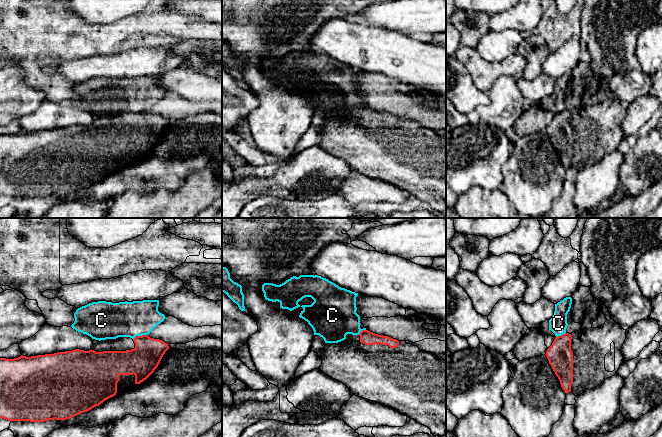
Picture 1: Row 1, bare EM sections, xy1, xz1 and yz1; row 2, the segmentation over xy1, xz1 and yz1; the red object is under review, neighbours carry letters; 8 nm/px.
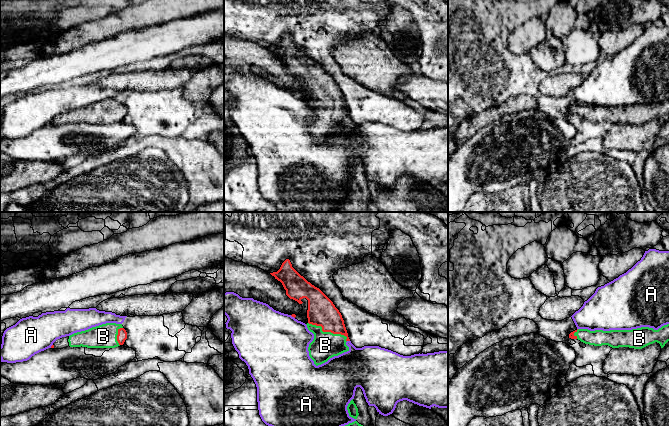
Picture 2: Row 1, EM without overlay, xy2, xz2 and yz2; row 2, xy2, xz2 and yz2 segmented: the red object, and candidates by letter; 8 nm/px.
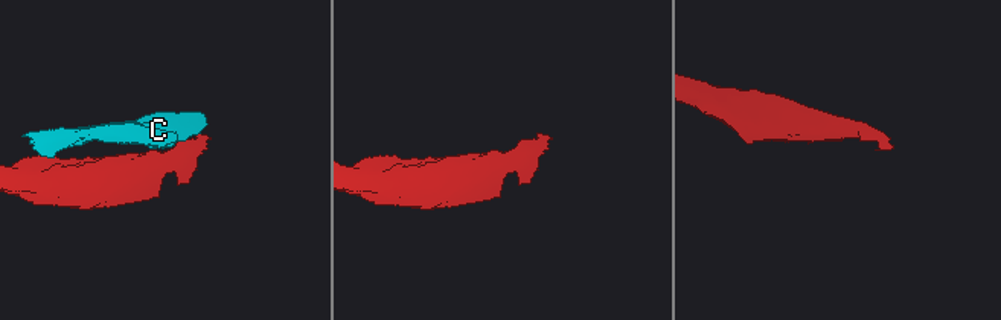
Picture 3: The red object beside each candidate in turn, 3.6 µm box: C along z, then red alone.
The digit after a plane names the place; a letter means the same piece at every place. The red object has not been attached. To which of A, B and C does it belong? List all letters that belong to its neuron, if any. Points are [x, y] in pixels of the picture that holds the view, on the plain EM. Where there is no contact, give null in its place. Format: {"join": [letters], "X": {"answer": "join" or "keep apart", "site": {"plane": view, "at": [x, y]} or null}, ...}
{"join": ["B"], "A": {"answer": "keep apart", "site": {"plane": "xz2", "at": [348, 116]}}, "B": {"answer": "join", "site": {"plane": "xz2", "at": [328, 107]}}, "C": {"answer": "keep apart", "site": {"plane": "xy1", "at": [140, 112]}}}

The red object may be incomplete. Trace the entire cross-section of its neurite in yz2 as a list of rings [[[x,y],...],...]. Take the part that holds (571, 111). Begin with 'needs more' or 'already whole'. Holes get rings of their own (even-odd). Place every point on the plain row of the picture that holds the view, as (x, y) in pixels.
needs more; [[[669,100],[662,102],[658,106],[649,103],[610,107],[578,105],[571,108],[569,114],[578,115],[589,121],[608,121],[612,124],[629,123],[642,125],[655,118],[659,119],[661,124],[663,124],[669,117]]]

